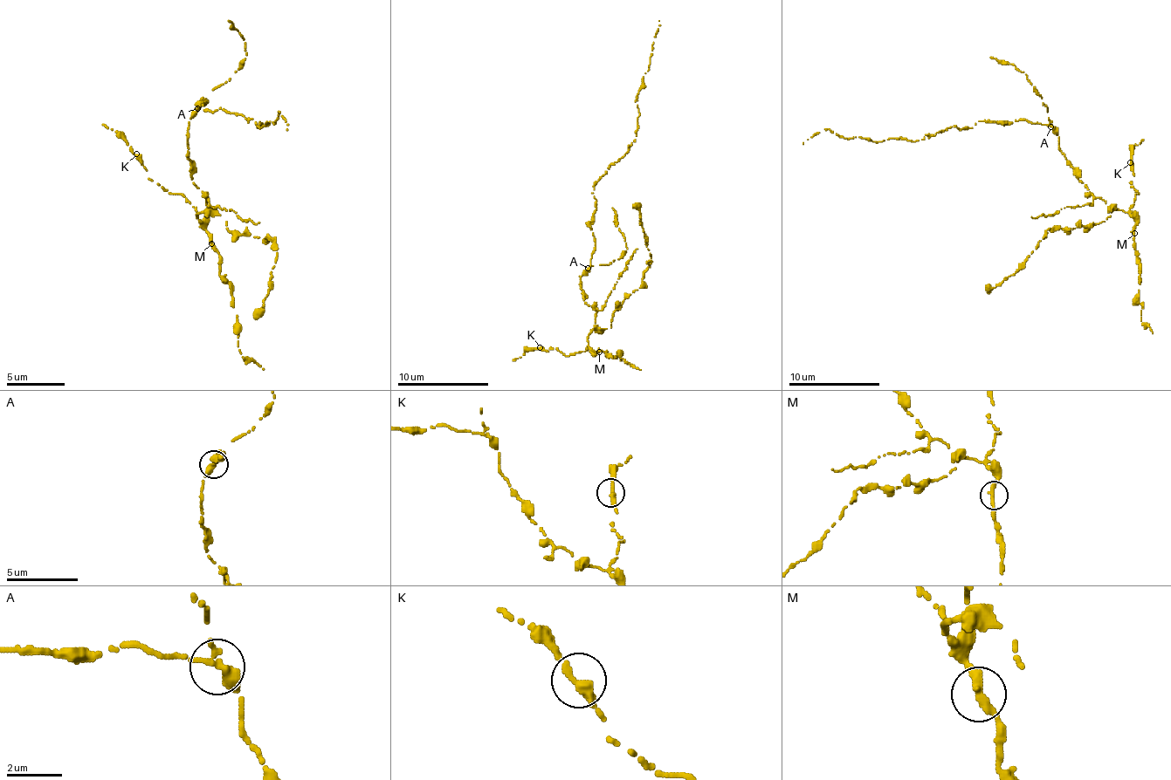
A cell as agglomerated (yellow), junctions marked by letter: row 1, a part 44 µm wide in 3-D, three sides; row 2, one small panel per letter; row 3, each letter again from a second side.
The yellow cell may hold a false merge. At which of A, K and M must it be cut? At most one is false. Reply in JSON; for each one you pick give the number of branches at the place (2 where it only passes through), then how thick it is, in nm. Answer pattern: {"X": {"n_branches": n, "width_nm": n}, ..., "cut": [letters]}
{"A": {"n_branches": 2, "width_nm": 340}, "cut": ["A"]}

